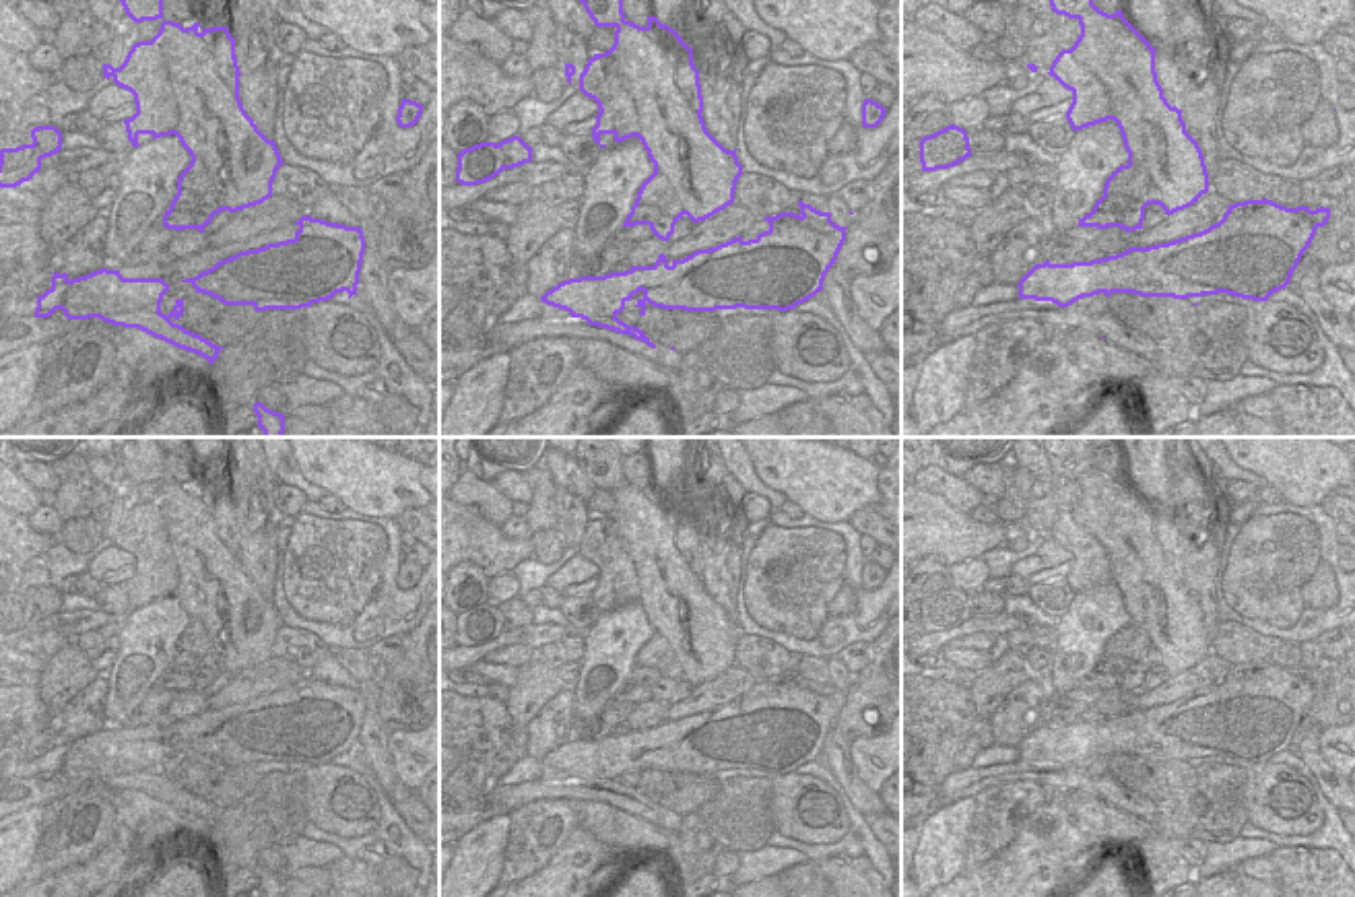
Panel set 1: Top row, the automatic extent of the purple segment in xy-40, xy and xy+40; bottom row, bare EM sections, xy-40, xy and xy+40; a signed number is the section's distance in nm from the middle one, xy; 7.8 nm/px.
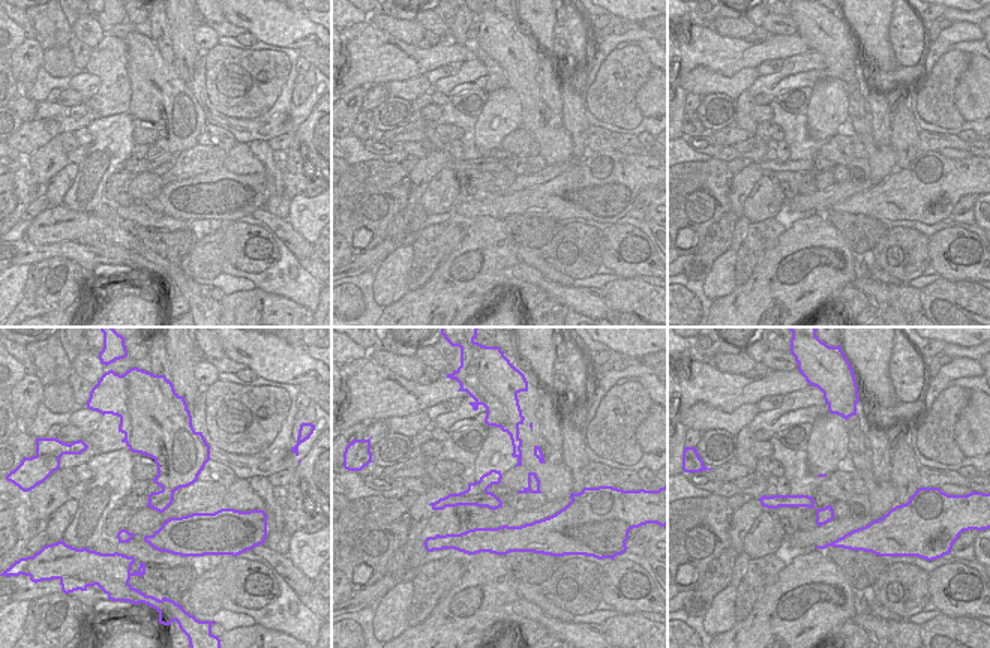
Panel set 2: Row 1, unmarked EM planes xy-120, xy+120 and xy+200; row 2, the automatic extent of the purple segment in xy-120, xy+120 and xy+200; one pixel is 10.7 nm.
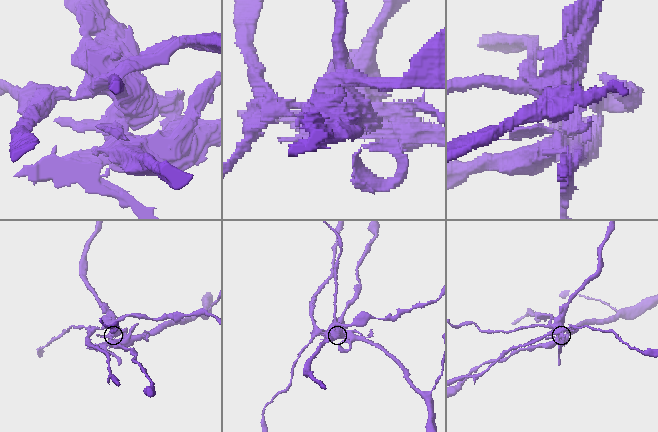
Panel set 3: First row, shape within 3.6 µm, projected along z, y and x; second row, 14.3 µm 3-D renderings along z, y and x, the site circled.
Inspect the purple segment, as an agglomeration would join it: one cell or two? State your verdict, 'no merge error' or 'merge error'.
merge error

